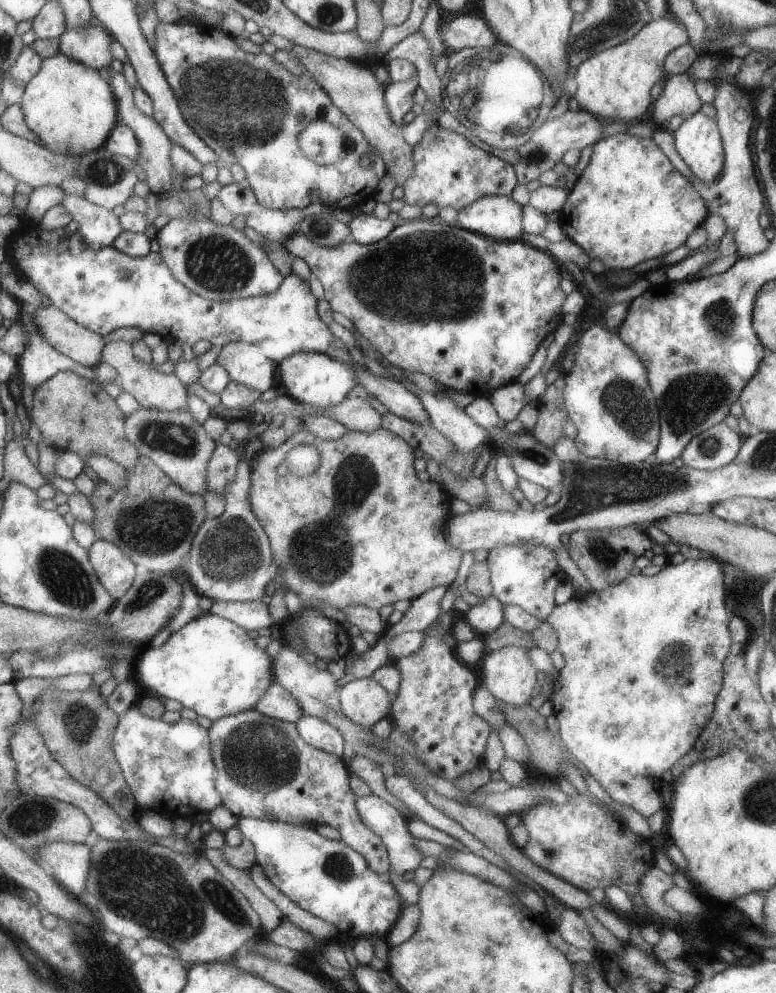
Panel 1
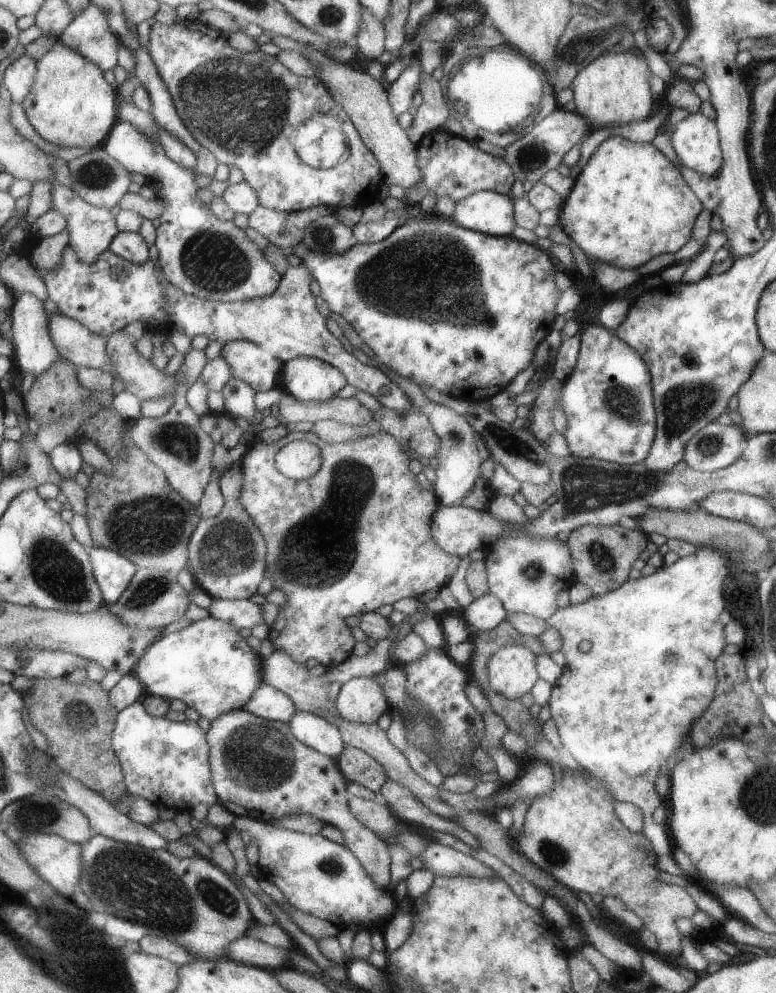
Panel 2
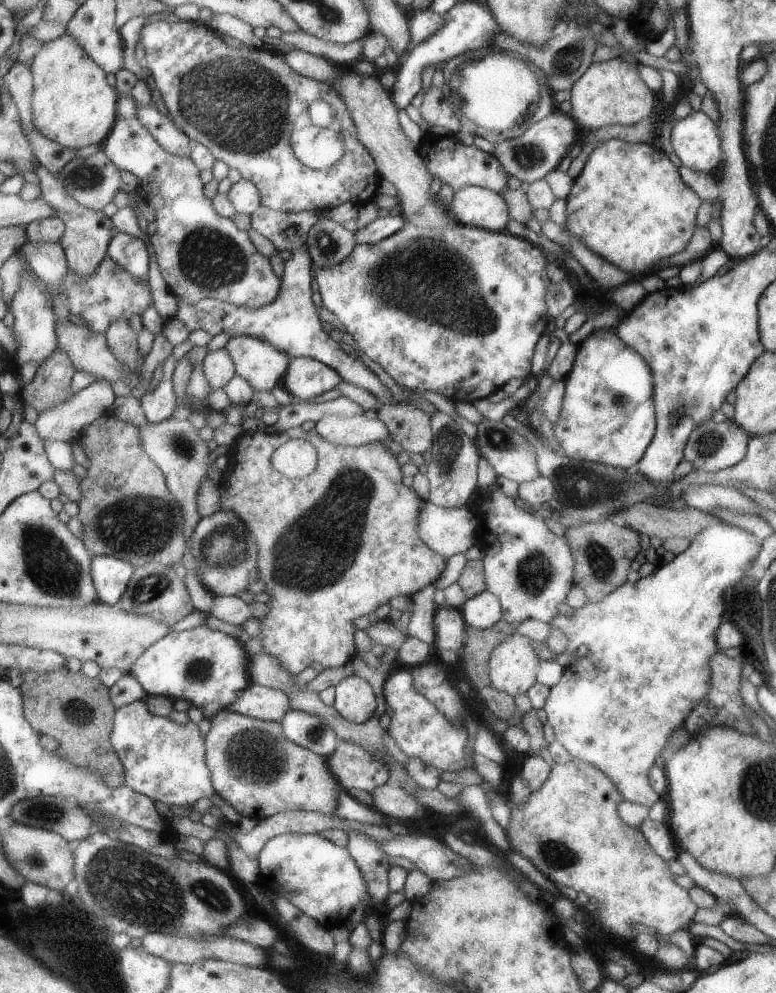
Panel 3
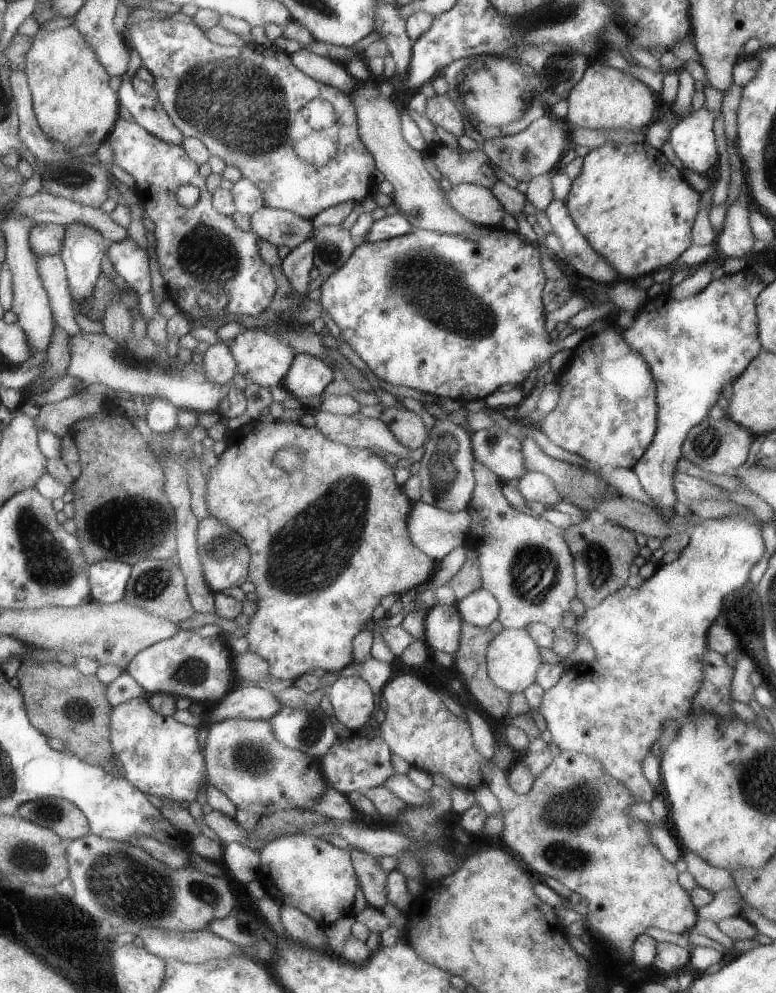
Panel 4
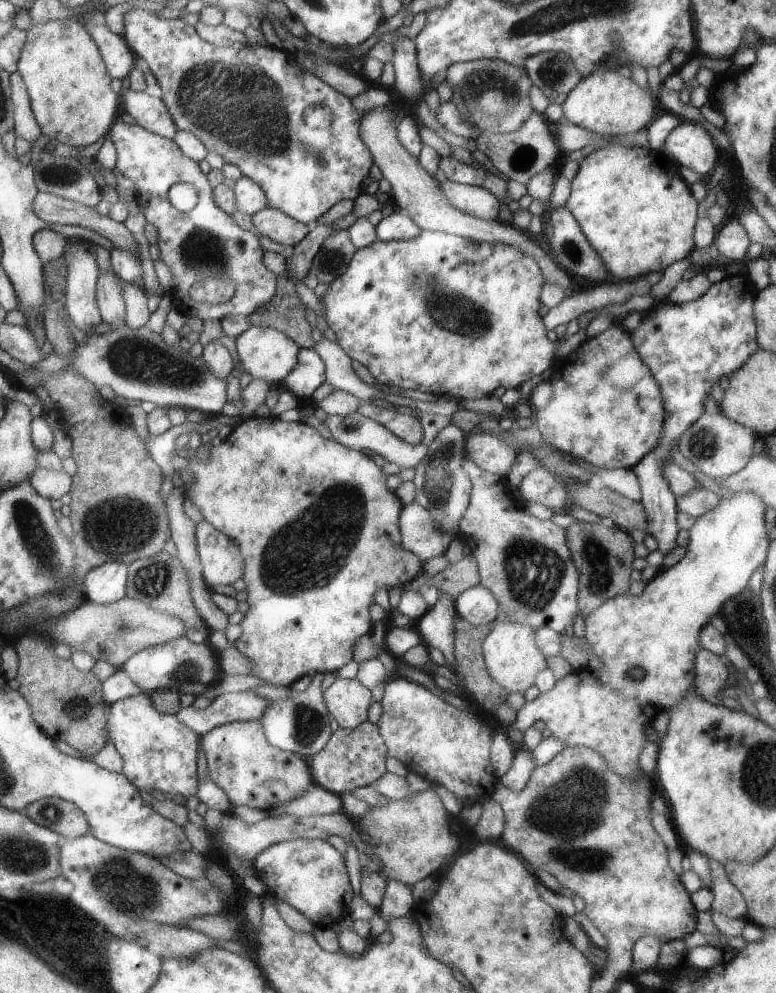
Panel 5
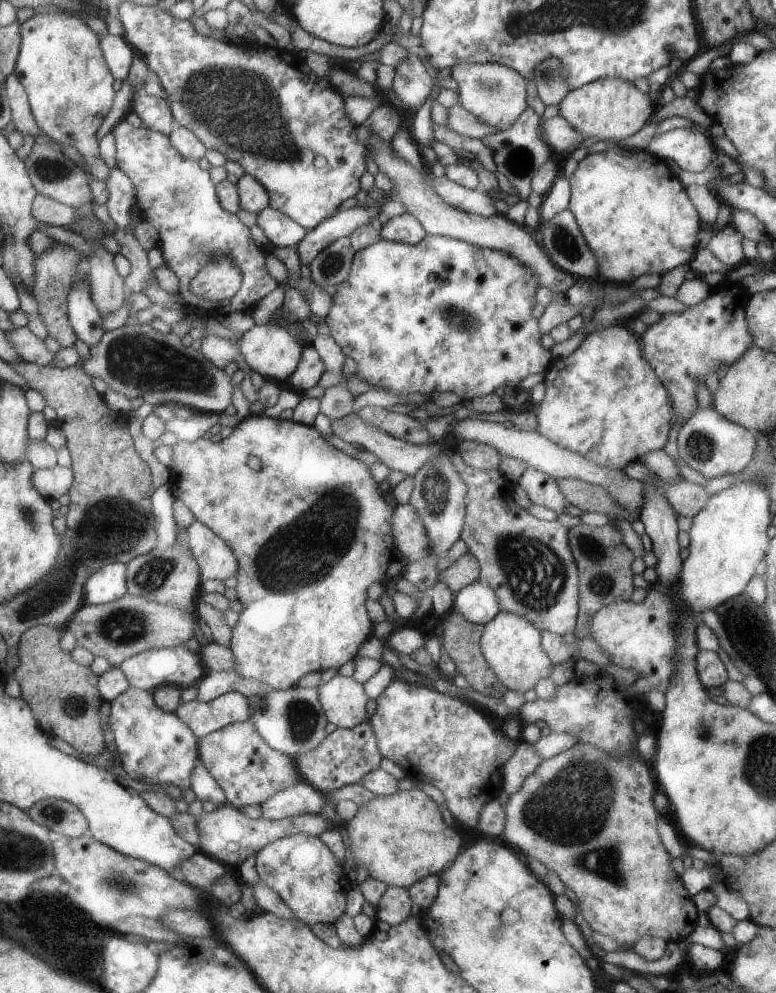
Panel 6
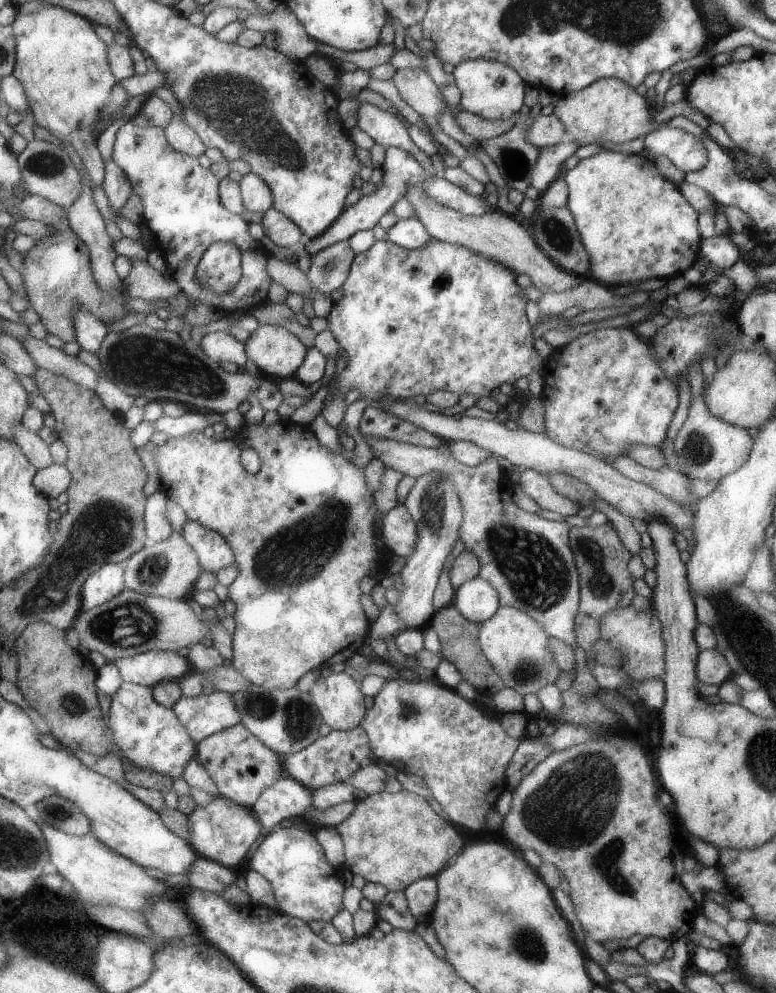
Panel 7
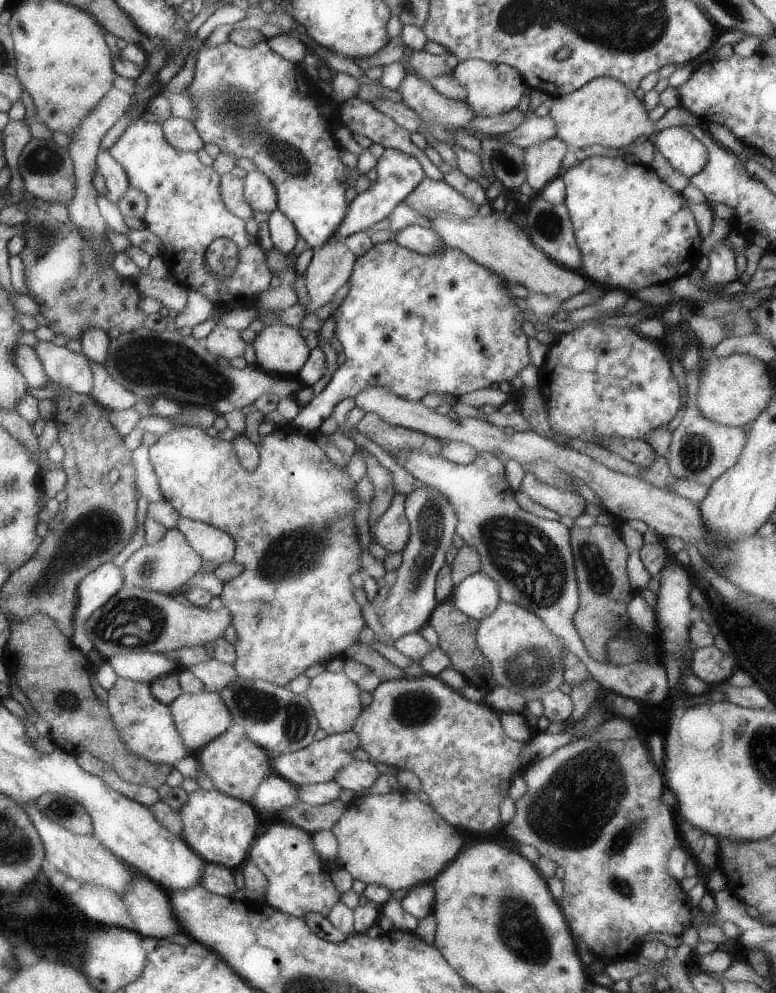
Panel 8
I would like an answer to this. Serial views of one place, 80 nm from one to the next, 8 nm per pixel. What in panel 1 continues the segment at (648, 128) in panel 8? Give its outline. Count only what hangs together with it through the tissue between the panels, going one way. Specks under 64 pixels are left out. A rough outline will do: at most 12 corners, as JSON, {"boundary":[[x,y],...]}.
{"boundary":[[672,16],[581,62],[573,98],[606,123],[640,121],[665,56],[688,42]]}

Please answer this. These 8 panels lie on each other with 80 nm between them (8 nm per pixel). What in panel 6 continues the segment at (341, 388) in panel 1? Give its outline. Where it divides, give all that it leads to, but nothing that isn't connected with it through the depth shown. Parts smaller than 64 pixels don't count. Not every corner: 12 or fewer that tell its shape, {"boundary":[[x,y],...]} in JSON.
{"boundary":[[303,347],[287,382],[301,392],[314,388],[325,366],[317,352]]}

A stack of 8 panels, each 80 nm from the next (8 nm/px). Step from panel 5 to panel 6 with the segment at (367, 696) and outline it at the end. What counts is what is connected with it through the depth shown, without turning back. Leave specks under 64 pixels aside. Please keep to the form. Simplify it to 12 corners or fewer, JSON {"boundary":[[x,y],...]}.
{"boundary":[[352,676],[317,686],[325,720],[337,729],[366,721],[368,697]]}

